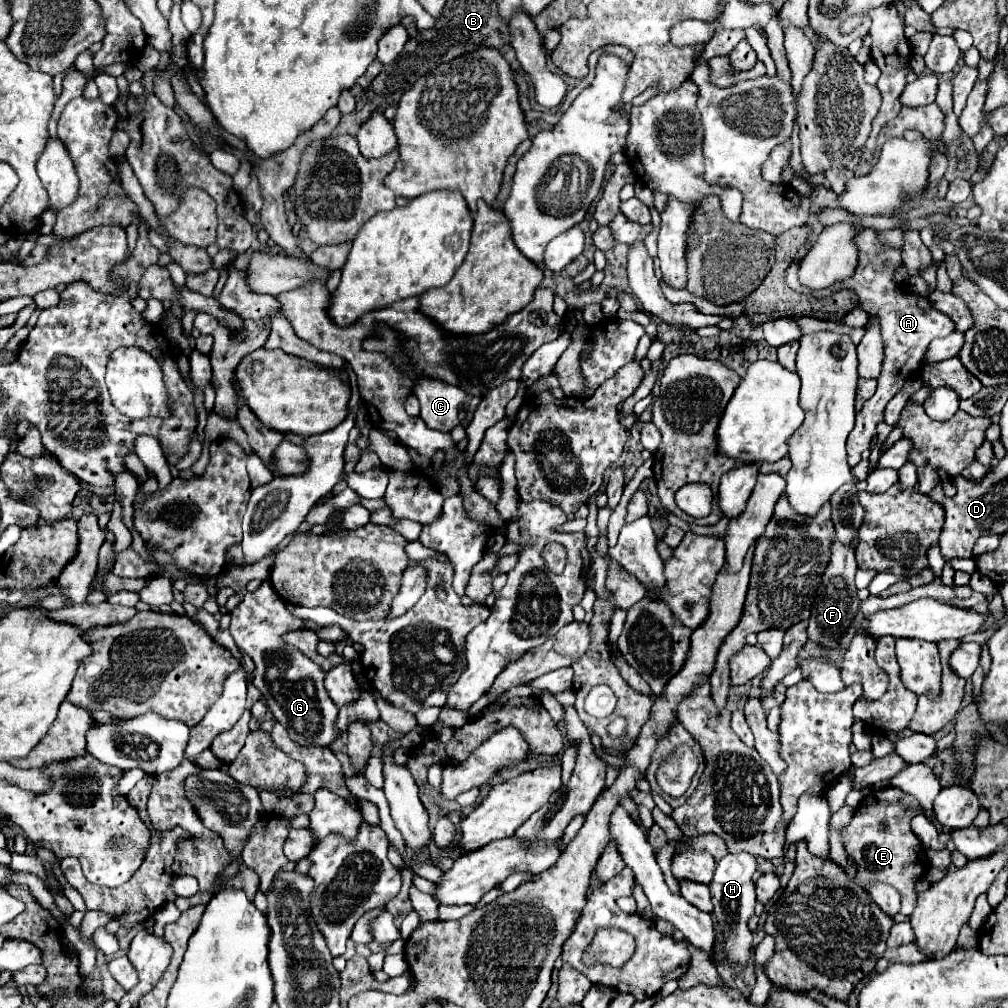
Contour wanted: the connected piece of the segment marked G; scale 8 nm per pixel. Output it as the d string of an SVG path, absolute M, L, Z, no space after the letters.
M264 580L256 592L246 592L244 600L230 614L230 634L238 648L254 660L254 686L262 692L264 704L276 722L280 722L288 730L288 736L300 746L330 746L336 738L334 720L338 706L324 688L324 672L296 646L288 646L280 638L284 632L302 628L304 620L286 610L284 600L268 580Z

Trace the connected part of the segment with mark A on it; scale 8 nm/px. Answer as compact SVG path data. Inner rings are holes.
M872 228L860 232L858 244L860 244L860 264L856 268L856 276L844 282L844 288L856 292L858 304L868 314L868 318L878 318L878 326L884 342L884 366L878 378L876 394L864 404L860 414L856 414L856 426L848 436L846 452L848 452L850 466L856 466L860 462L862 452L870 448L874 436L878 434L876 430L878 424L884 422L884 408L888 400L894 394L898 394L908 380L920 378L922 362L926 358L930 342L934 338L944 338L956 330L954 320L938 312L926 296L910 292L906 284L894 280L894 272L902 266L900 248L890 248L886 242L880 240L878 232Z

